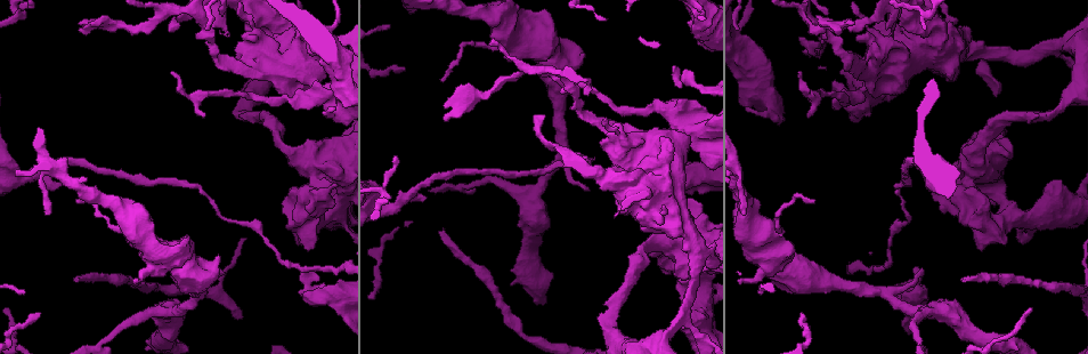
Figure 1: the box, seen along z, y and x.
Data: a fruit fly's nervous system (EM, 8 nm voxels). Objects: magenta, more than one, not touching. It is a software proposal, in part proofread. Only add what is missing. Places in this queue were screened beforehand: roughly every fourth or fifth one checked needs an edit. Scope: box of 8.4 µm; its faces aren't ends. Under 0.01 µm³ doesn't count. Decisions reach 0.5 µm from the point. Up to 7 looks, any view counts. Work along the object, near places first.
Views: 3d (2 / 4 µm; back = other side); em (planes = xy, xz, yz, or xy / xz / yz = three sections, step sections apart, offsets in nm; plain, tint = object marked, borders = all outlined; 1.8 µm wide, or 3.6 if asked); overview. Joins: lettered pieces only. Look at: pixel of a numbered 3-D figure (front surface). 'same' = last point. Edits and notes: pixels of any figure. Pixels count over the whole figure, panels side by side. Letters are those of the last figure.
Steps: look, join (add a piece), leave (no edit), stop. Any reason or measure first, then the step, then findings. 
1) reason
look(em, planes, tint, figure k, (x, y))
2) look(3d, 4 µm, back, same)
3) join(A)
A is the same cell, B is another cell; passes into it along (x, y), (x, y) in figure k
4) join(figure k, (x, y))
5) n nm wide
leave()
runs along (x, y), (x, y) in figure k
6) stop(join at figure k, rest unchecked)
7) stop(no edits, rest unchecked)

tapers out
look(3d, 2 µm, figure 1, (173, 73))

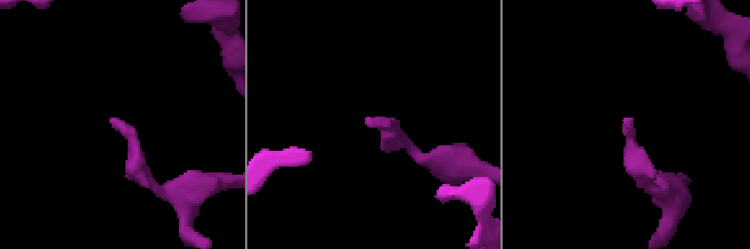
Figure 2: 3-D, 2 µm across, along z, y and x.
need the tissue
look(em, 3.6 µm, planes, borders, figure 2, (369, 124))

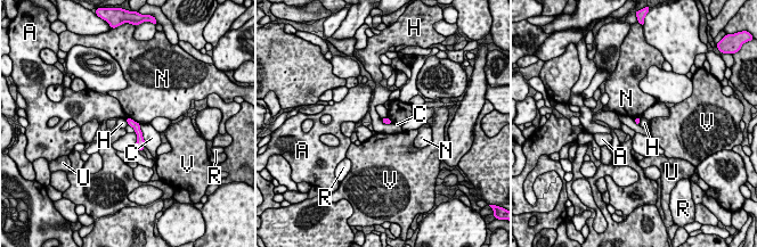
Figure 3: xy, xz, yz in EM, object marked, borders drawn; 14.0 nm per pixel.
70 nm wide
leave()
A, C, H, N, R, U and V are other cells; none of them fits

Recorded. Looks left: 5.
sudden change in width
look(em, 3.6 µm, planes, tint, figure 1, (667, 157))

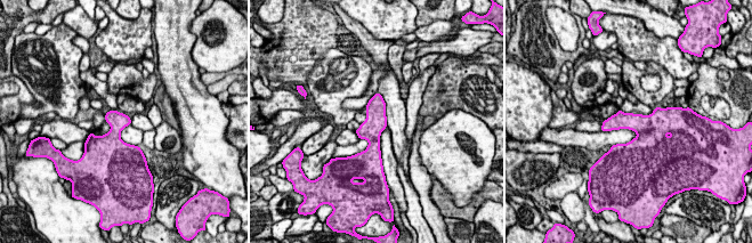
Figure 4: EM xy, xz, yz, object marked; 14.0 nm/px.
see the neighbours
look(em, 3.6 µm, planes, borders, same)

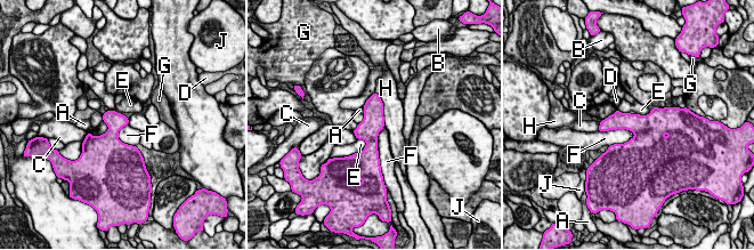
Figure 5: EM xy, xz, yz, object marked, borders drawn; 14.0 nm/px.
leave()
A, B, C, D, E, F, G, H and J are other cells; border along (598, 130), (629, 129), (634, 136) in figure 5; no lettered piece goes on from it

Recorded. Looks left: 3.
branch stops here
look(3d, 4 µm, figure 1, (422, 197))

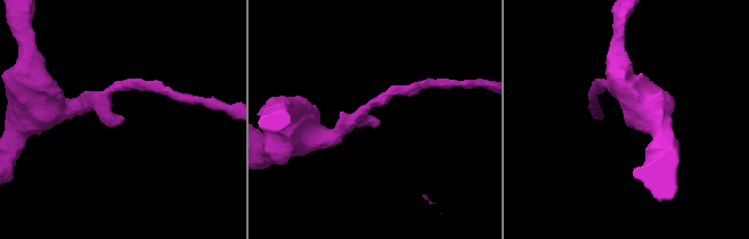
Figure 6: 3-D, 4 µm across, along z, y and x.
need the tissue
look(em, 3.6 µm, planes, borders, figure 6, (122, 119))

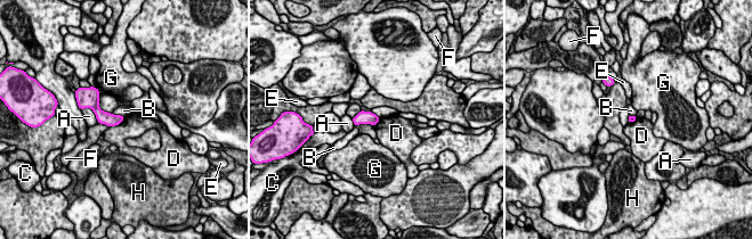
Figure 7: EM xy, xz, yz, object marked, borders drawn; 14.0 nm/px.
leave()
A, B, C, D, E, F, G and H are other cells; border along (124, 117), (118, 124), (108, 128) in figure 7; no lettered piece goes on from it

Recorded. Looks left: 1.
stop(no edits, rest unchecked)

